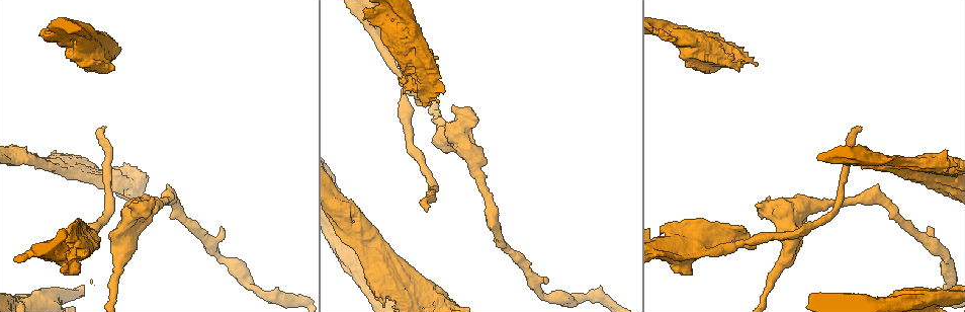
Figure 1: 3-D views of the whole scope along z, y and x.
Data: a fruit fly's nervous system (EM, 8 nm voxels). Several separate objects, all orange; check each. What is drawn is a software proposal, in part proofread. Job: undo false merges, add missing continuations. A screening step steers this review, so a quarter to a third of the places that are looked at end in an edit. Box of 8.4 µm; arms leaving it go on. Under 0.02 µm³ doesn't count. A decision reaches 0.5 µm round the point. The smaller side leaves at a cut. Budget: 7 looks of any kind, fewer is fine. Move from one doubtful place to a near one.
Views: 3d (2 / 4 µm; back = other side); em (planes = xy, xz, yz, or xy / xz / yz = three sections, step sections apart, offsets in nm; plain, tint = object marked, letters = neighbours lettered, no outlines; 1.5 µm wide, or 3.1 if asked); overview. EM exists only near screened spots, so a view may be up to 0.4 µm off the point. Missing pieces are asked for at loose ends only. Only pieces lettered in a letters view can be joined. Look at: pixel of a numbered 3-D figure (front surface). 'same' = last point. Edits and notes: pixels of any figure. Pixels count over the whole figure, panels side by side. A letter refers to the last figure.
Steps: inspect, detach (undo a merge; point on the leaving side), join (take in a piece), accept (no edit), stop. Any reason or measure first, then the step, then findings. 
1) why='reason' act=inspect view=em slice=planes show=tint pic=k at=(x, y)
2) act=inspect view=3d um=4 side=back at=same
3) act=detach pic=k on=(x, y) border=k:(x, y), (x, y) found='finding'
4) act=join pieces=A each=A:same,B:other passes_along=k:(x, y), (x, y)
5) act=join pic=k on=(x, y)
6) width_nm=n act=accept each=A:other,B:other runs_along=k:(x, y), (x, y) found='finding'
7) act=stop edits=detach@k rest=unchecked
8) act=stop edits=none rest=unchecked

why='small branch off a trunk' act=inspect view=3d um=4 pic=1 at=(664, 251)

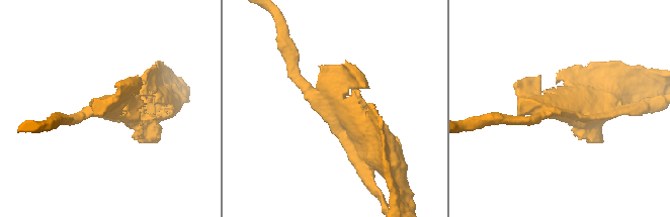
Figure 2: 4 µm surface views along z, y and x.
act=inspect view=em slice=planes show=letters pic=2 at=(120, 107)

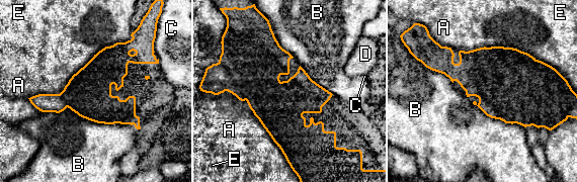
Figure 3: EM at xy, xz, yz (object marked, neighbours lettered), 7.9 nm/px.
act=detach pic=3 on=(217, 80) each=A:other,B:other,C:other,D:other,E:other border=3:(220, 64), (232, 77), (245, 99) found='a second neuron is stuck on'

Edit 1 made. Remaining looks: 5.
act=inspect view=overview

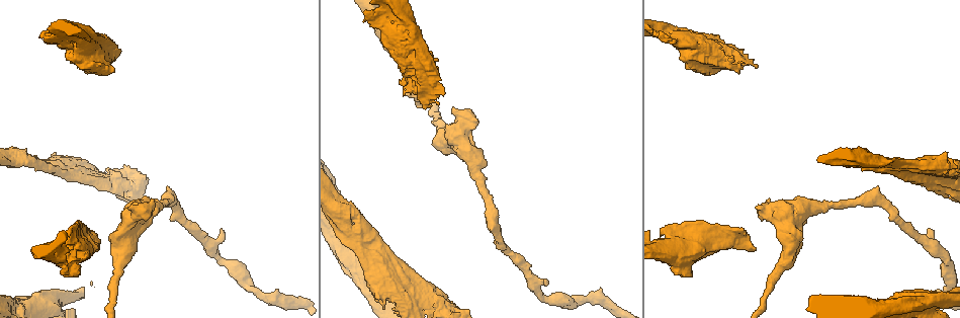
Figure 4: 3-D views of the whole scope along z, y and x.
act=inspect view=em slice=xy step=8 show=plain pic=4 at=(932, 299)

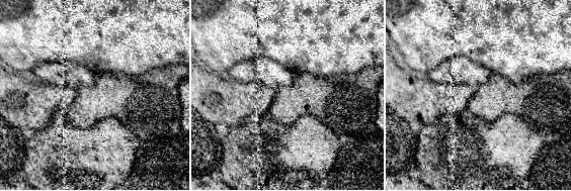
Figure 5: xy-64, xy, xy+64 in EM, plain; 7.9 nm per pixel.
why='with the object marked' act=inspect view=em slice=xy step=8 show=tint at=same

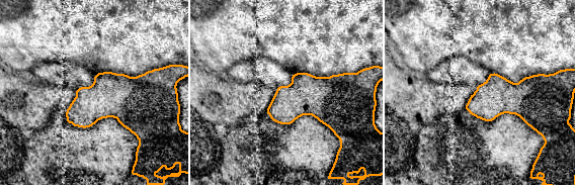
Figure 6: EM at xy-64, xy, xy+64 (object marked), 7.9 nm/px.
act=inspect view=em slice=xy step=8 show=letters at=same

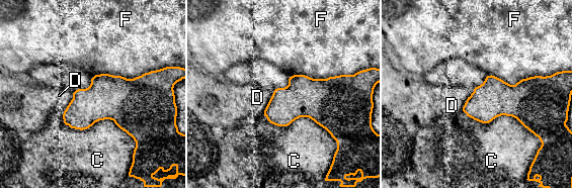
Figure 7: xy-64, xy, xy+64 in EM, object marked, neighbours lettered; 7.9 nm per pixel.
width_nm=320 act=accept each=C:other,D:other,F:other found='one neuron here'

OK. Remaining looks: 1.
act=stop edits=detach@3 rest=unchecked

